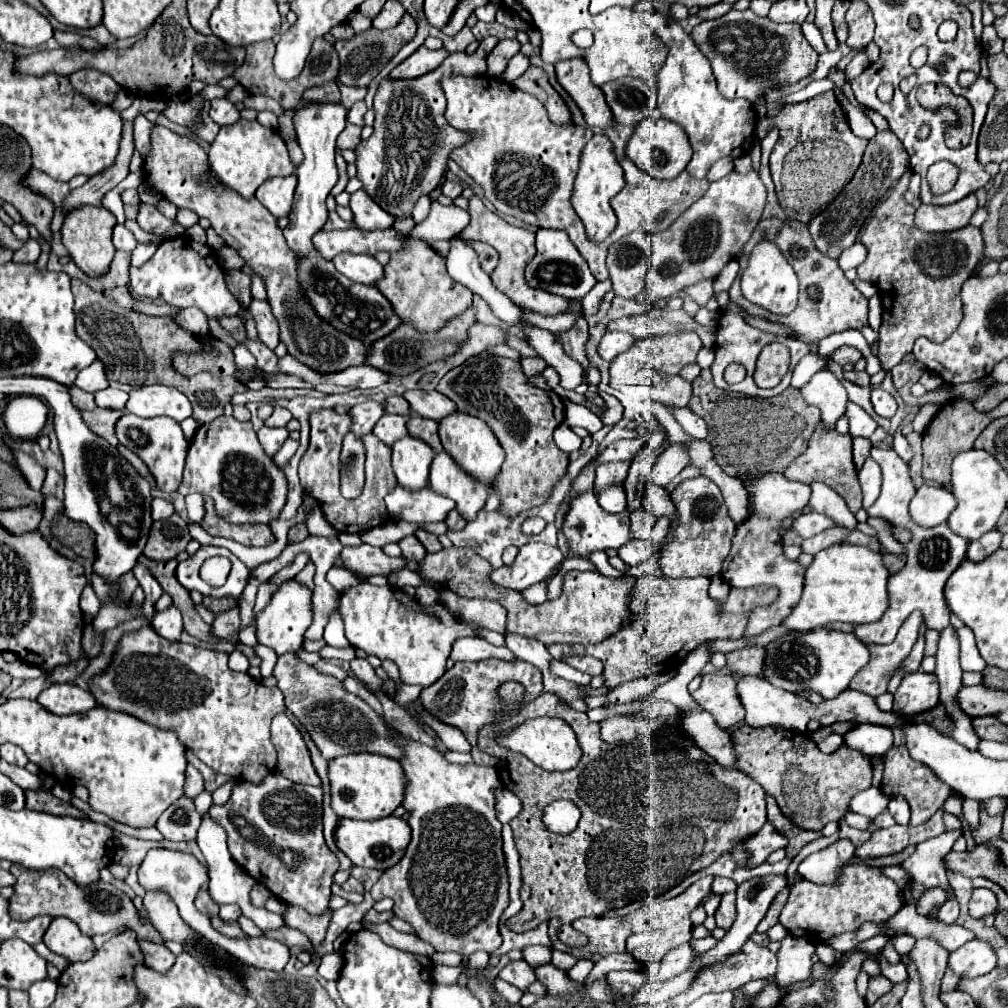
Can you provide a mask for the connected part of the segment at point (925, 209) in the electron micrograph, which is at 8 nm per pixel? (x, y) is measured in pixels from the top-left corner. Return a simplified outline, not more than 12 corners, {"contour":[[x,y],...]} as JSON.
{"contour":[[976,196],[916,210],[924,232],[952,232],[970,224]]}

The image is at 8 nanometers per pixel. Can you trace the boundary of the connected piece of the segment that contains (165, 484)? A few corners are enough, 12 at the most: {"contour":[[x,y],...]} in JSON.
{"contour":[[168,416],[116,424],[166,494],[182,482],[188,442]]}

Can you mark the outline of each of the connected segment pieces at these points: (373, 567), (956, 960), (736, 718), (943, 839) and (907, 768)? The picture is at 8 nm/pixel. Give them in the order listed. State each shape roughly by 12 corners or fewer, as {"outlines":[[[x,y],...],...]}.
{"outlines":[[[370,544],[342,550],[342,562],[362,576],[390,576],[406,560]],[[970,940],[950,954],[948,968],[960,978],[996,968],[988,942]],[[726,674],[702,678],[692,696],[718,726],[744,720],[736,682]],[[946,830],[926,842],[900,866],[924,890],[954,890],[942,858],[962,836]],[[906,746],[884,756],[880,790],[904,796],[912,826],[926,822],[952,792]]]}

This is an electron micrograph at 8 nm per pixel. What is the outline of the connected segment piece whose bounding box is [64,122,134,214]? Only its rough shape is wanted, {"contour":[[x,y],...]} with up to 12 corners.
{"contour":[[124,122],[114,166],[70,190],[64,214],[100,206],[108,190],[128,176],[134,148],[132,122]]}

